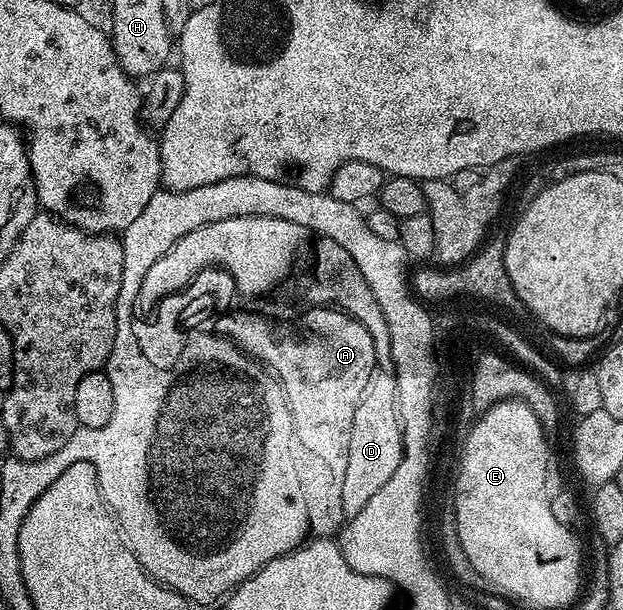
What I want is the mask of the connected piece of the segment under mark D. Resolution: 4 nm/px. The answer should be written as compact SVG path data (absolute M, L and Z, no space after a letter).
M367 304L359 311L358 319L373 341L374 366L370 369L368 383L361 392L361 401L353 414L349 436L349 456L346 460L345 479L341 486L341 506L344 519L350 520L361 512L369 499L377 494L393 476L403 455L402 426L399 425L396 404L396 368L393 364L389 326L384 313L375 304Z

